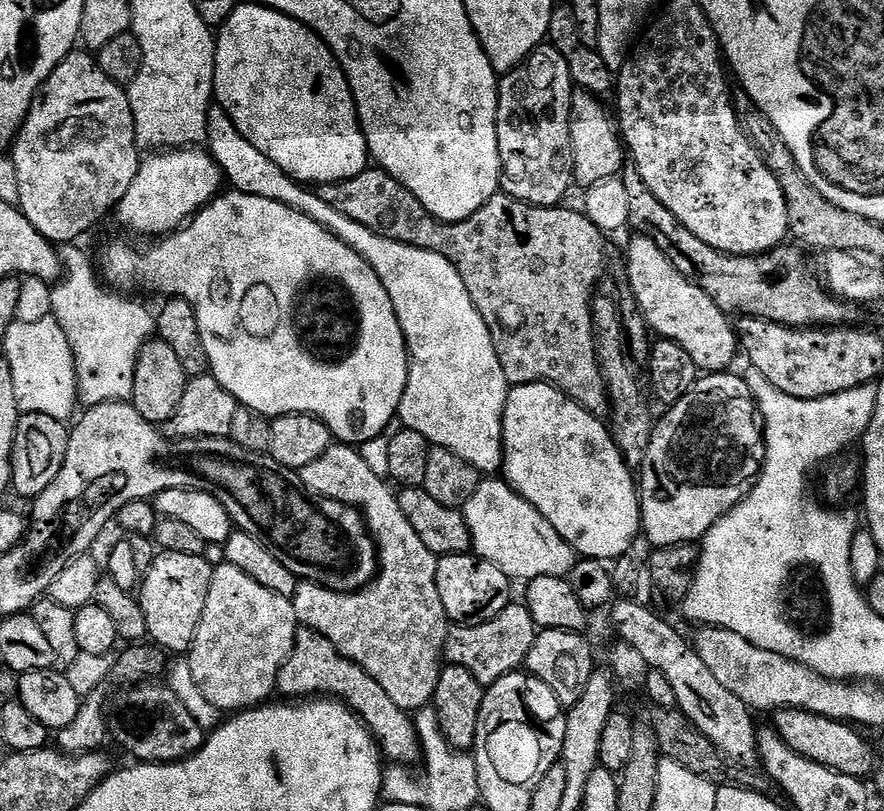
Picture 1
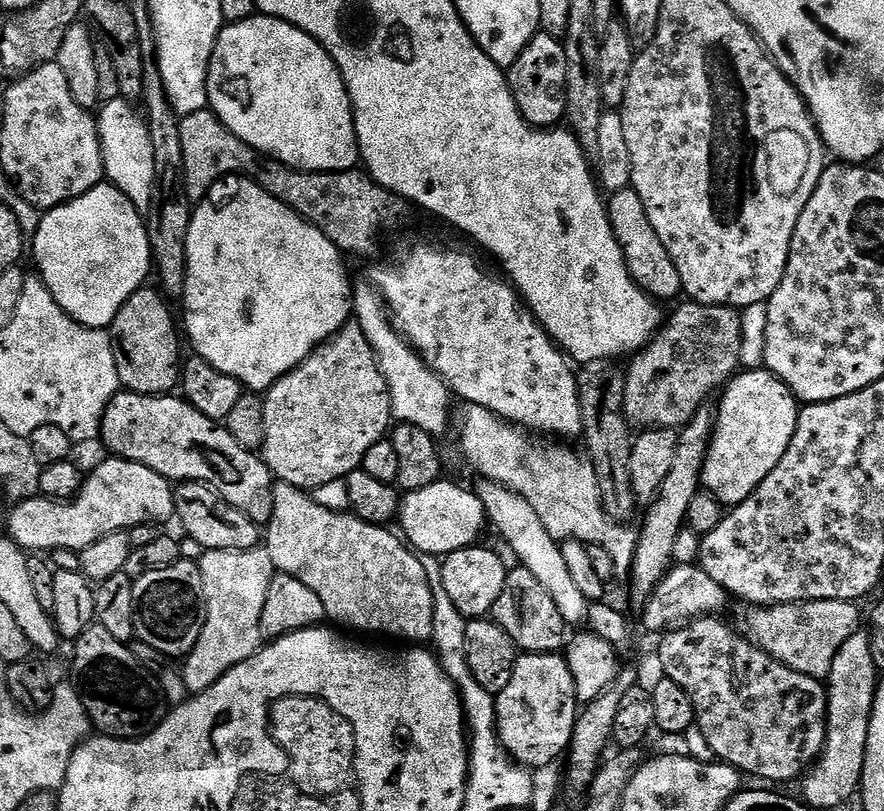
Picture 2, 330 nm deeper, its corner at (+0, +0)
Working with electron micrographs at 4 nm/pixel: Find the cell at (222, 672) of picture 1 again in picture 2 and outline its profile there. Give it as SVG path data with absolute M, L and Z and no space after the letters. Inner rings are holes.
M267 547L250 550L208 550L198 561L204 591L204 625L192 651L183 657L184 684L189 693L204 692L234 666L246 662L262 647L260 623L266 590L274 575Z

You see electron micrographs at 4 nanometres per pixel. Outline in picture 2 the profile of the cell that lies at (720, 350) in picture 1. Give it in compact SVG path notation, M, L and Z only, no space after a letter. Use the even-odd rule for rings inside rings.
M631 186L611 193L607 197L606 207L608 221L614 230L617 242L624 255L624 261L628 267L628 273L636 281L642 291L648 293L653 300L665 302L675 301L681 295L680 279L678 278L678 266L674 266L674 258L670 258L666 246L662 246L658 234L654 234L654 226L650 226L650 218L646 218L646 206L642 206L642 198Z

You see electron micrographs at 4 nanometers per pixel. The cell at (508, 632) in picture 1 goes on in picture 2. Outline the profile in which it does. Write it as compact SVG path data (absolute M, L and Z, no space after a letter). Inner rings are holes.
M519 566L509 571L506 586L502 586L502 594L498 594L498 602L494 602L490 616L496 624L510 634L517 649L525 653L559 653L565 647L566 637L570 632L569 625L565 624L562 614L558 614L558 606L554 606L554 598L546 594L542 582L538 582L538 578L530 574L530 570Z

